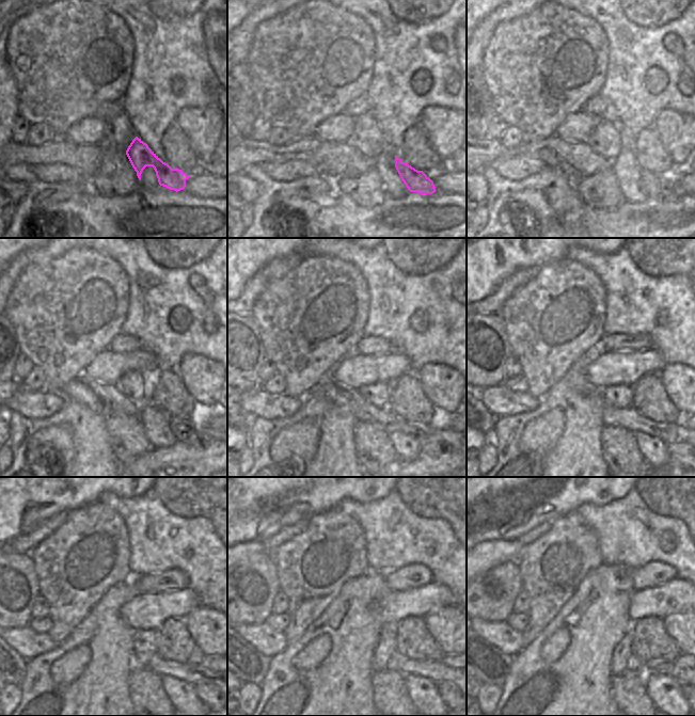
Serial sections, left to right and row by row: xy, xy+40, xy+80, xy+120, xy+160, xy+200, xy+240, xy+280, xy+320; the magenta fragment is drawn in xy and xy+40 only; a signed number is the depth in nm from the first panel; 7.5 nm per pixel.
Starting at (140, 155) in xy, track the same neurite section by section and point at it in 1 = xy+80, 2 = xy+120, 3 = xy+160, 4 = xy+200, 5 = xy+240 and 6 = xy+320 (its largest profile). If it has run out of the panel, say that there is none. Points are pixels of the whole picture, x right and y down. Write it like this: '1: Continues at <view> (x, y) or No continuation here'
1: Continues at xy+80 (658, 187)
2: Continues at xy+120 (182, 428)
3: Continues at xy+160 (427, 446)
4: Continues at xy+200 (682, 452)
5: Continues at xy+240 (205, 690)
6: Continues at xy+320 (683, 685)

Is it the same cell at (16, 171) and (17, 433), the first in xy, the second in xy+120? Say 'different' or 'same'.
same

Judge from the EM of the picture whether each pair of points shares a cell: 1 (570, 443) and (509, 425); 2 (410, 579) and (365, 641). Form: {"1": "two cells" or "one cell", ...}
{"1": "one cell", "2": "two cells"}

